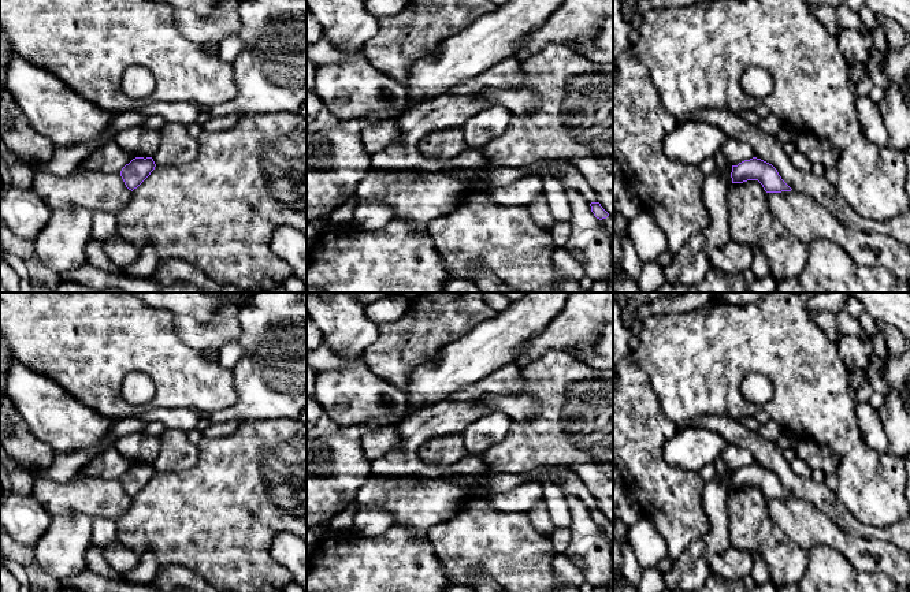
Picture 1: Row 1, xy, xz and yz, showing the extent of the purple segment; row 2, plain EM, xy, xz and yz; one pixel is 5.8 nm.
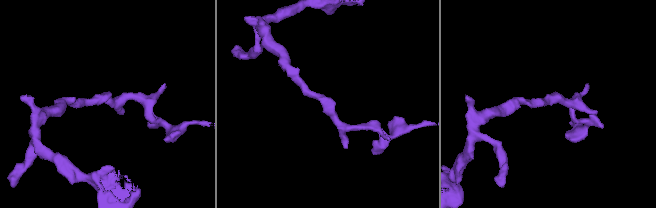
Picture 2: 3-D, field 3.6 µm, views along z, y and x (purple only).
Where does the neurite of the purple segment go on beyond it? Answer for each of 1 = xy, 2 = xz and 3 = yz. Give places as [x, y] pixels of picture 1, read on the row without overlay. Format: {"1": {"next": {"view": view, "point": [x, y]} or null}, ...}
{"1": {"next": null}, "2": {"next": null}, "3": {"next": null}}

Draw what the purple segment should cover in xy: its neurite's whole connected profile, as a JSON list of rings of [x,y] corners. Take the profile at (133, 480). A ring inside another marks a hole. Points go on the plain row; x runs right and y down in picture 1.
[[[135,463],[122,474],[120,483],[126,494],[133,498],[151,481],[155,473],[152,463]]]

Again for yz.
[[[757,463],[732,472],[732,489],[758,487],[766,499],[791,498],[792,495],[781,485],[777,476]]]

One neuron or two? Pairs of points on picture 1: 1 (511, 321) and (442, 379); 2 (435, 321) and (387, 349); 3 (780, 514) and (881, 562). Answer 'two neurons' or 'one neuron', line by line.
1: one neuron
2: one neuron
3: one neuron

